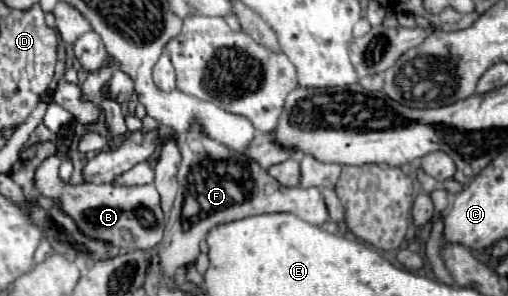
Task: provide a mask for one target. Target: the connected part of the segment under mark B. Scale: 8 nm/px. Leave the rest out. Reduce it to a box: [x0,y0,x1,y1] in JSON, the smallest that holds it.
[36,156,166,250]

